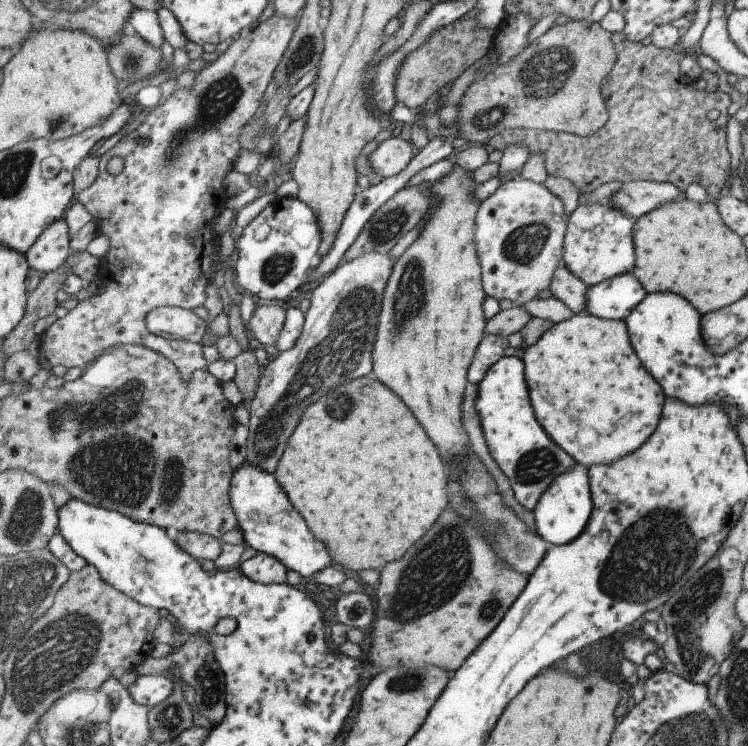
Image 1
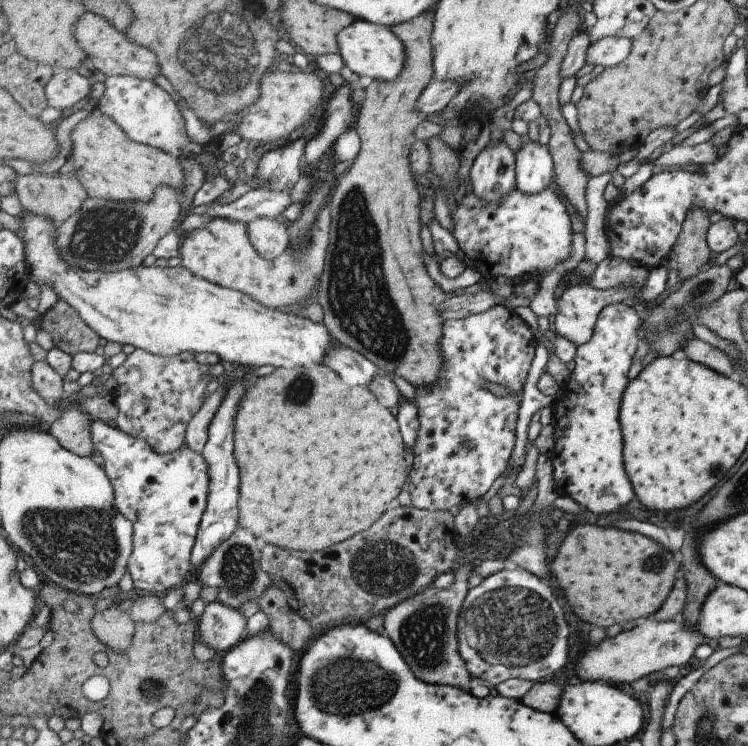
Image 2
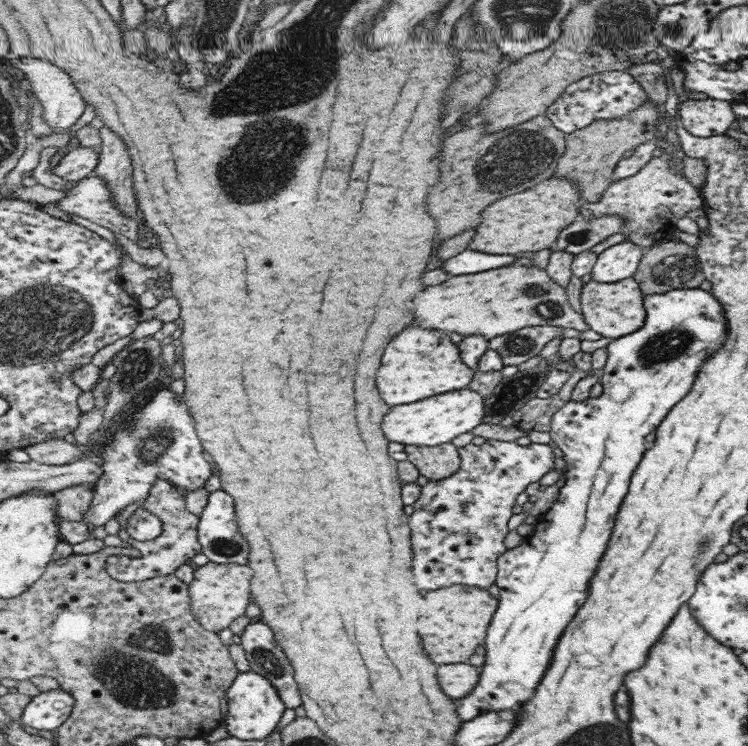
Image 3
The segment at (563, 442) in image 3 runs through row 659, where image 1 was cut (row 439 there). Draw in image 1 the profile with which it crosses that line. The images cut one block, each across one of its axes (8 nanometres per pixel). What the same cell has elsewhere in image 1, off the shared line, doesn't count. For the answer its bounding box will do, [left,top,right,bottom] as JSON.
[476,356,577,512]

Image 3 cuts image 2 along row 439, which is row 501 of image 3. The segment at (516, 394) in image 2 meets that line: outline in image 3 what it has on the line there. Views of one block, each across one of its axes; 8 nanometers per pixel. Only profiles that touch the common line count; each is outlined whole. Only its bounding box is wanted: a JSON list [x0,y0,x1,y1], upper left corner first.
[410,440,555,591]

